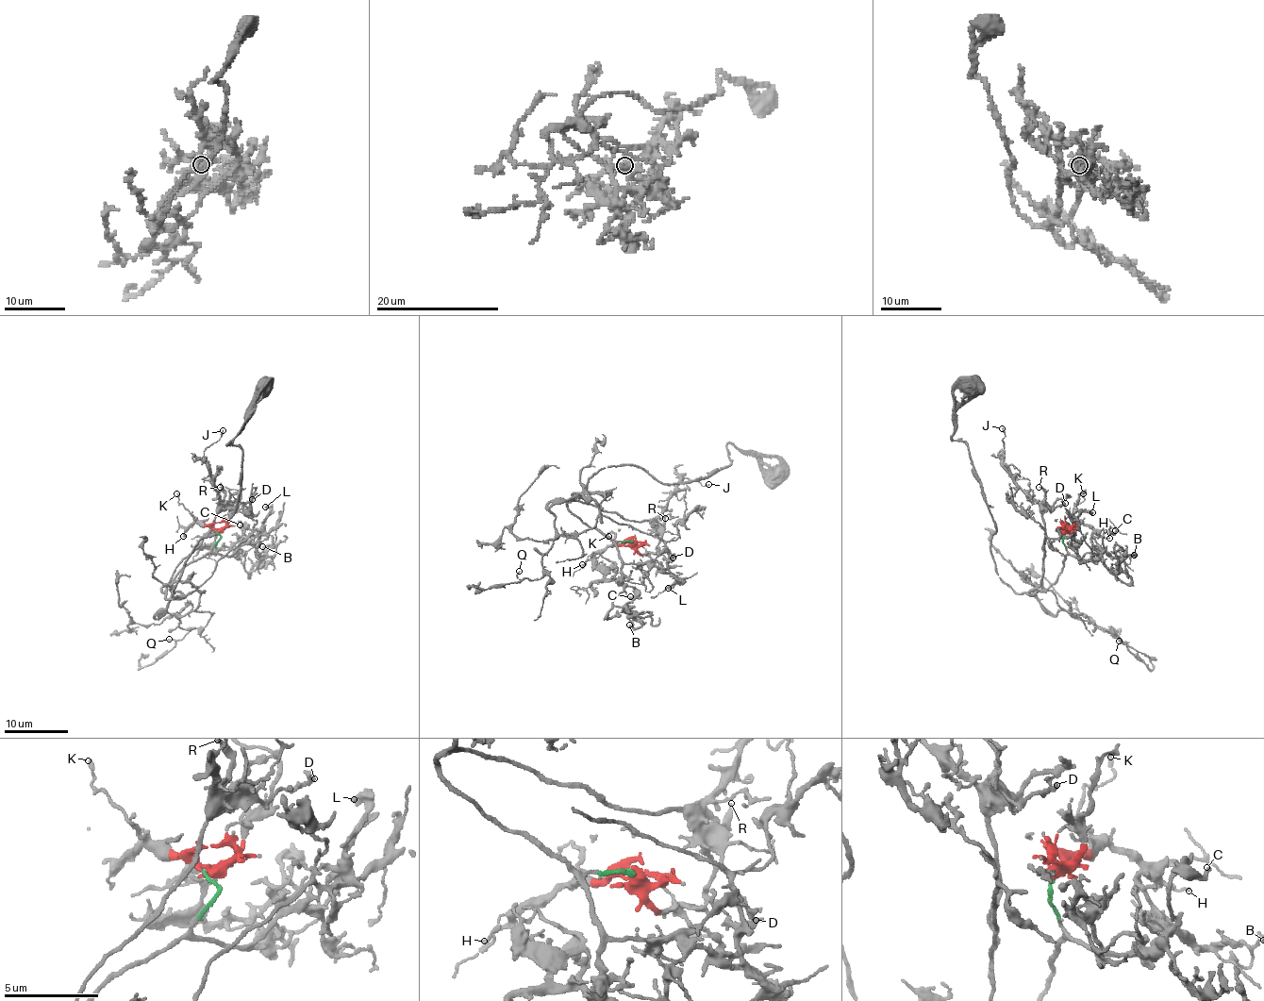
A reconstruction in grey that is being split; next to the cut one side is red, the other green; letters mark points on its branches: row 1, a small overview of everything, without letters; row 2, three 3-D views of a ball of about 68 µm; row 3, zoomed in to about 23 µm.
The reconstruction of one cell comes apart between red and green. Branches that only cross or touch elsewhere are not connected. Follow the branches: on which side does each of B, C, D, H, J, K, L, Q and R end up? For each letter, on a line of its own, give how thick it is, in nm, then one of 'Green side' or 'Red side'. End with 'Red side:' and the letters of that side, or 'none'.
B: Thickness 200 nm. Green side
C: Thickness 200 nm. Green side
D: Thickness 190 nm. Green side
H: Thickness 120 nm. Red side
J: Thickness 170 nm. Green side
K: Thickness 170 nm. Red side
L: Thickness 380 nm. Green side
Q: Thickness 80 nm. Green side
R: Thickness 220 nm. Green side
Red side: H, K

